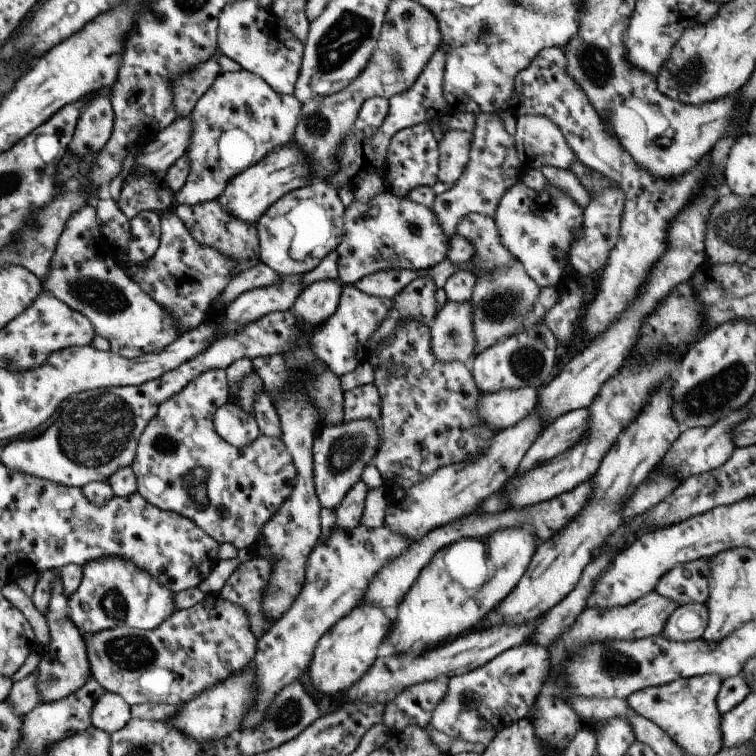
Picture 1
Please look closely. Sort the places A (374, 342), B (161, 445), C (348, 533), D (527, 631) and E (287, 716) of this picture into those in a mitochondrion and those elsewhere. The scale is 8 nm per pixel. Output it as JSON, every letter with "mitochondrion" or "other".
{"A":"other","B":"mitochondrion","C":"other","D":"other","E":"mitochondrion"}

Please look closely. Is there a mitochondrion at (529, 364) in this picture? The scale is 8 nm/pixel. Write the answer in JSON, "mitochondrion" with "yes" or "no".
{"mitochondrion":"yes"}

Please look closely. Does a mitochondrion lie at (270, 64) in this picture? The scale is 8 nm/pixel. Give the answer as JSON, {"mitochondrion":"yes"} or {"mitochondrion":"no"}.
{"mitochondrion":"no"}

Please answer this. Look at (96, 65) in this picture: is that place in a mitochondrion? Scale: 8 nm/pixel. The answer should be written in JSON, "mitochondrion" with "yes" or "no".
{"mitochondrion":"no"}

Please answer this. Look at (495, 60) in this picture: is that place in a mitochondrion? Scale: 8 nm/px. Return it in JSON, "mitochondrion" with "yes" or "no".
{"mitochondrion":"no"}

